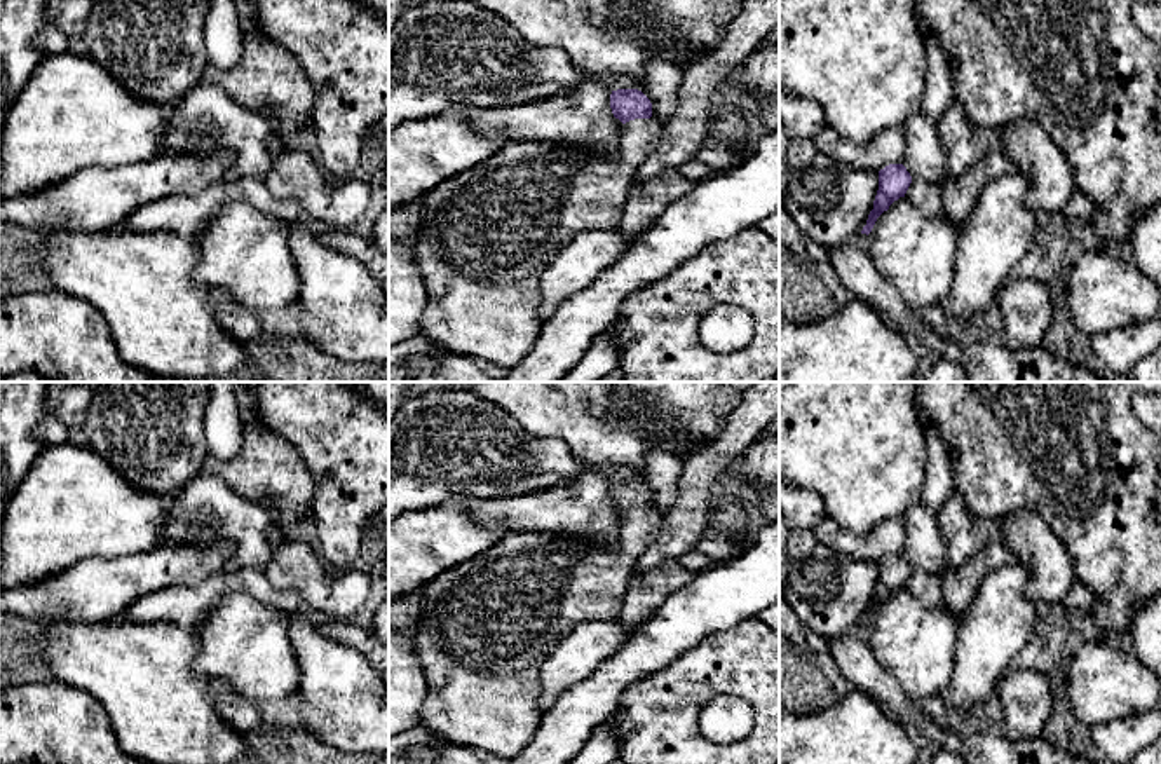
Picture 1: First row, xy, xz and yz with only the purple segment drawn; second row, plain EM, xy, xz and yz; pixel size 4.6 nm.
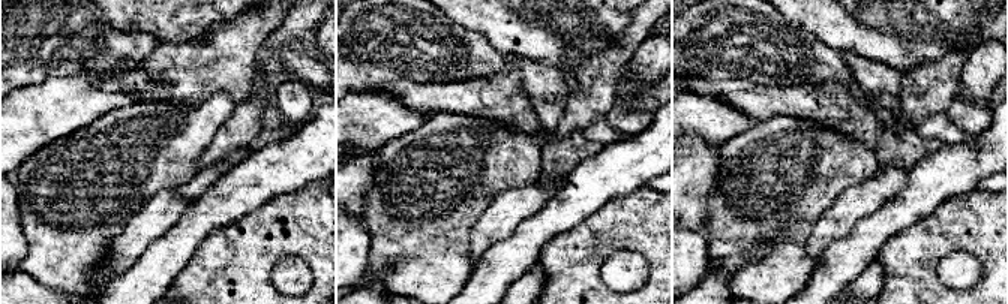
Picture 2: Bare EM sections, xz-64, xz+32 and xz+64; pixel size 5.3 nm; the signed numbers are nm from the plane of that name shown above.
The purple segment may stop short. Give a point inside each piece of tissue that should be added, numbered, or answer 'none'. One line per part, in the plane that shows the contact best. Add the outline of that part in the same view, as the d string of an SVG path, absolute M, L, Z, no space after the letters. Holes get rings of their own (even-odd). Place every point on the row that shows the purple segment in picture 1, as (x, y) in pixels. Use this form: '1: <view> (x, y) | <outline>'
1: xz (487, 234) | M654 117L626 122L612 157L556 141L507 141L485 162L445 178L425 194L413 246L427 291L420 333L448 352L476 356L504 368L516 366L544 324L539 316L542 272L575 235L586 230L614 230L619 225L629 188L643 160L659 147L661 131L662 124Z

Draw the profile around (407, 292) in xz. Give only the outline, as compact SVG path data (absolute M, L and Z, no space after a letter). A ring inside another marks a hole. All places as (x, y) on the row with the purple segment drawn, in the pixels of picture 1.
M389 241L389 345L420 333L425 284L410 248Z

